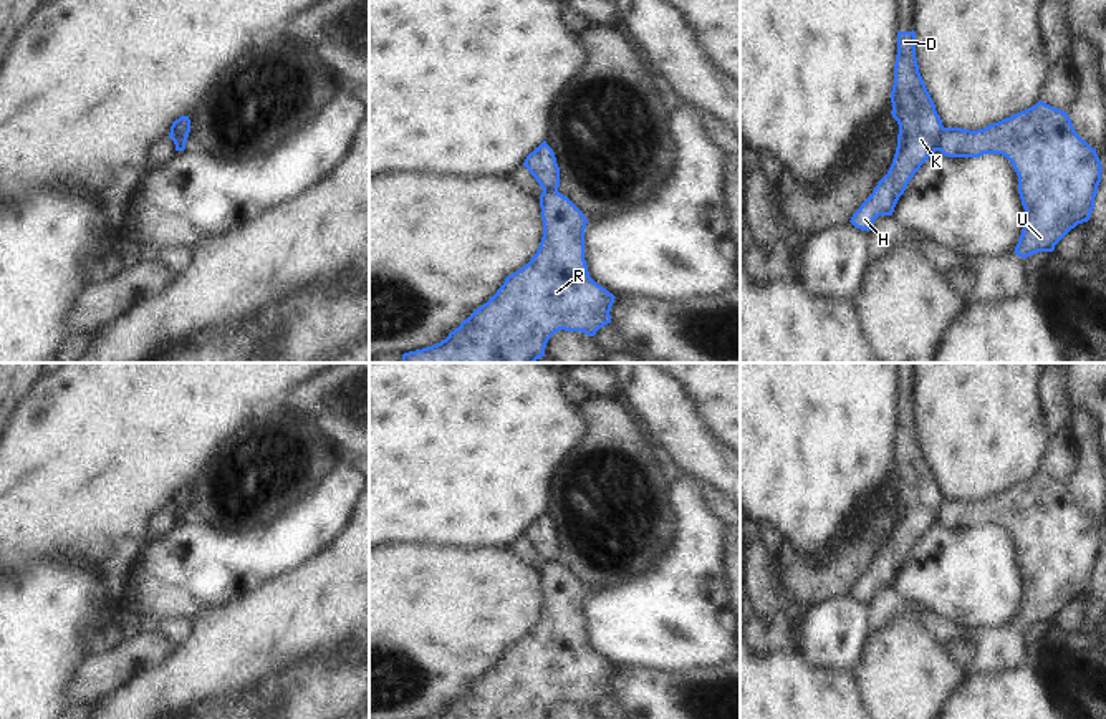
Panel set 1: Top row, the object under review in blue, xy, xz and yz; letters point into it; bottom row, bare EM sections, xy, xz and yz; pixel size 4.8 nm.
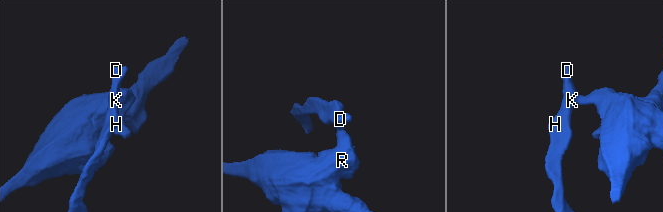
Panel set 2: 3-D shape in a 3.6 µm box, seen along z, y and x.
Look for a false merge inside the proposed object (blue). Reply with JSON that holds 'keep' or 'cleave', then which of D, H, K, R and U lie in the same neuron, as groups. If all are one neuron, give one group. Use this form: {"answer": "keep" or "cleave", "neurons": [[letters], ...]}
{"answer": "cleave", "neurons": [["D", "H", "K"], ["R", "U"]]}

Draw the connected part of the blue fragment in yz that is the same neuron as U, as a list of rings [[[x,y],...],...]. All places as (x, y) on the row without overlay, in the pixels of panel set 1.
[[[1043,472],[983,500],[944,499],[939,522],[947,528],[1002,525],[1012,533],[1025,580],[1025,595],[1013,623],[1022,630],[1038,623],[1053,623],[1071,600],[1091,588],[1101,553],[1101,532],[1096,520],[1078,507],[1068,484]]]

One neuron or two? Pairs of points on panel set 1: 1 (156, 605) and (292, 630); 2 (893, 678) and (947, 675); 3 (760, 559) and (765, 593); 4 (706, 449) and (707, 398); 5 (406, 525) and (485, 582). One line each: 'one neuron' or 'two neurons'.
1: two neurons
2: one neuron
3: one neuron
4: two neurons
5: two neurons

